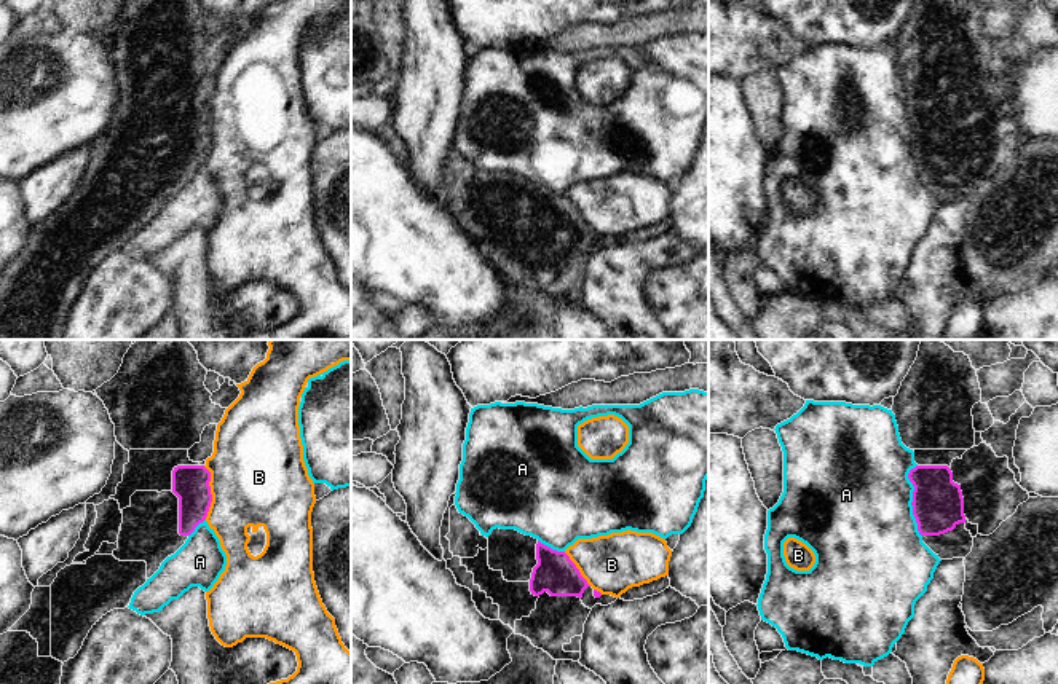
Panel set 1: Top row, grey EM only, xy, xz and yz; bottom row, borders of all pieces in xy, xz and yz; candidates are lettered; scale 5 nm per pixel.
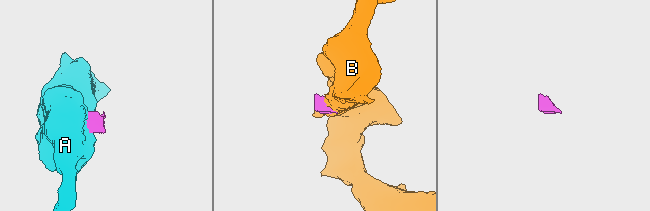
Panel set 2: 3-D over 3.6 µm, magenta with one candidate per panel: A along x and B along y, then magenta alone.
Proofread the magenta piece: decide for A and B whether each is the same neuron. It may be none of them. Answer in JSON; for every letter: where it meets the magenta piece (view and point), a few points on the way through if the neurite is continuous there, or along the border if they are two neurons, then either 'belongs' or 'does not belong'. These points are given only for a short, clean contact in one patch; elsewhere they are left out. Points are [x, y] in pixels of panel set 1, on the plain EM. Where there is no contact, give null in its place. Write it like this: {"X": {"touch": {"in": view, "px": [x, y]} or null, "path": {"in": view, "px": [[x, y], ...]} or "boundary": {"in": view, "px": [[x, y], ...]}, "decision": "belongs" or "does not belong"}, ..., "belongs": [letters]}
{"A": {"touch": {"in": "yz", "px": [913, 144]}, "boundary": {"in": "yz", "px": [[916, 107], [908, 123], [913, 129], [911, 157], [921, 179]]}, "decision": "does not belong"}, "B": {"touch": {"in": "xy", "px": [209, 136]}, "path": {"in": "xy", "px": [[190, 126], [209, 136], [257, 123]]}, "decision": "belongs"}, "belongs": ["B"]}

